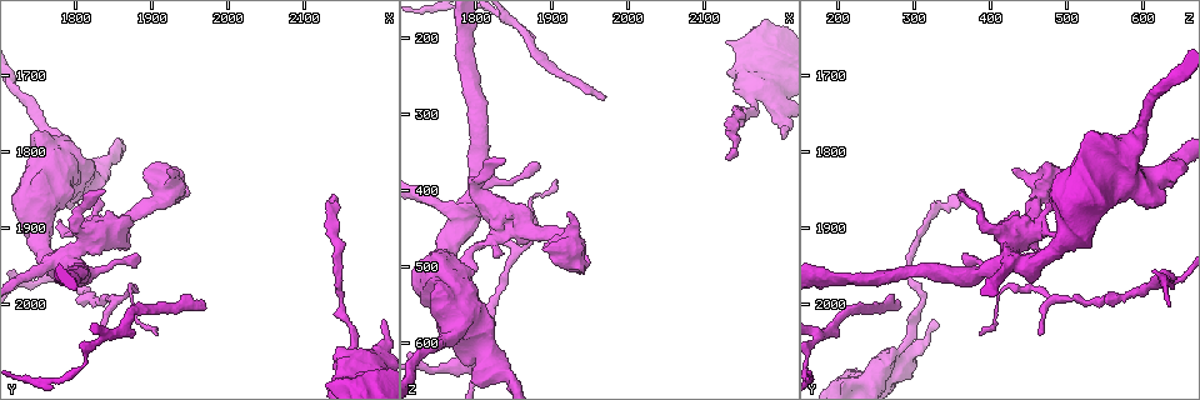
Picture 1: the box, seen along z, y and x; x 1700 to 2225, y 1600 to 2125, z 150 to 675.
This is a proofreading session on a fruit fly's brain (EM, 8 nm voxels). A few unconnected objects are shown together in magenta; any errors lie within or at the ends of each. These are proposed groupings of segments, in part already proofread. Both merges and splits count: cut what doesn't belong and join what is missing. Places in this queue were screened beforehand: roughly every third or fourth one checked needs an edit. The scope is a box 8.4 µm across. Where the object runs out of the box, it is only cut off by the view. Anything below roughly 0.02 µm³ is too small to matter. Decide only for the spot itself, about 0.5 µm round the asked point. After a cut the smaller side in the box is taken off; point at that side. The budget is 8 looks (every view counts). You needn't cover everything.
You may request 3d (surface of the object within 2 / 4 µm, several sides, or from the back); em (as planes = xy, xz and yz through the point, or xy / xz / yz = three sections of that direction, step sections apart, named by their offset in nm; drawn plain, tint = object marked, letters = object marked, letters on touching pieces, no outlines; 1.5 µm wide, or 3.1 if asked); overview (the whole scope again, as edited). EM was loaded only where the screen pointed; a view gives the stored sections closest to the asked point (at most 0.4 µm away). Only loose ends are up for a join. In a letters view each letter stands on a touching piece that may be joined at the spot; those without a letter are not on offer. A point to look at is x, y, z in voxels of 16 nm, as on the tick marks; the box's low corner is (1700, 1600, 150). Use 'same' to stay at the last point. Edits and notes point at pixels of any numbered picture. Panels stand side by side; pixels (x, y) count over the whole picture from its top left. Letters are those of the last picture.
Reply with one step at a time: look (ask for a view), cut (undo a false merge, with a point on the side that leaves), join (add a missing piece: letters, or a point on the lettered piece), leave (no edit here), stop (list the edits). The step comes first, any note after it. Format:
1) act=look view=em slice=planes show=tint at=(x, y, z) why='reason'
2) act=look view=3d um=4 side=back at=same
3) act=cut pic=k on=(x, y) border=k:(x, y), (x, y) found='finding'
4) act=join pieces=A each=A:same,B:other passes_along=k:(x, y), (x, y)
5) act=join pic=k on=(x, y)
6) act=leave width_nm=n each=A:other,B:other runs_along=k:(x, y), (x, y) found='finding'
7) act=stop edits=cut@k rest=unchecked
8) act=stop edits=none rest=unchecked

act=look view=em slice=planes show=letters at=(1835, 1855, 360) why='an open end'

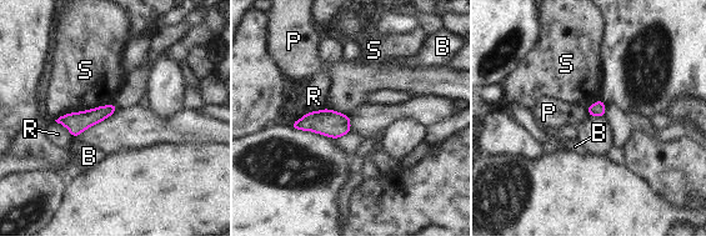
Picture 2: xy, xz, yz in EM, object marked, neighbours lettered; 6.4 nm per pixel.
act=leave each=B:other,P:other,R:other,S:other border=2:(330, 108), (349, 115) found='no lettered piece goes on from it'

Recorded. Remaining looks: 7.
act=look view=em slice=planes show=tint at=(1905, 2040, 385) why='branch stops here'

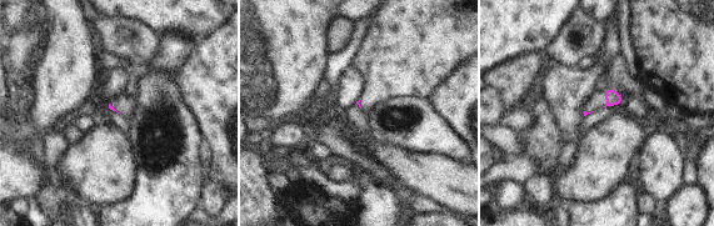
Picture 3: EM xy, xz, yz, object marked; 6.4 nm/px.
act=look view=em slice=planes show=letters at=same

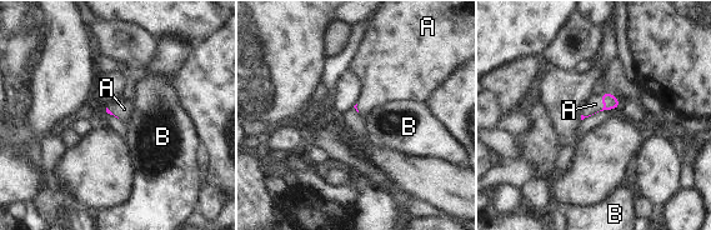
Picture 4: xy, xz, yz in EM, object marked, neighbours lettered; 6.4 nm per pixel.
act=join pieces=A each=A:same,B:other passes_along=4:(610, 101), (597, 111), (595, 104) found='the neuron continues'

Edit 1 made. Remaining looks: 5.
act=look view=3d um=4 at=(1970, 2010, 280) why='free end'

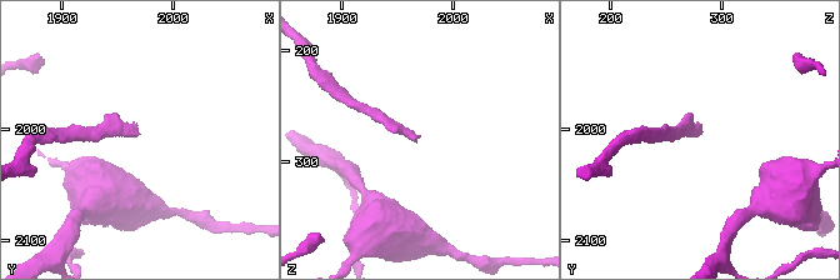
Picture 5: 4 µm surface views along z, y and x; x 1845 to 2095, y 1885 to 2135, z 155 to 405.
act=look view=em slice=planes show=plain at=(1970, 2008, 280)

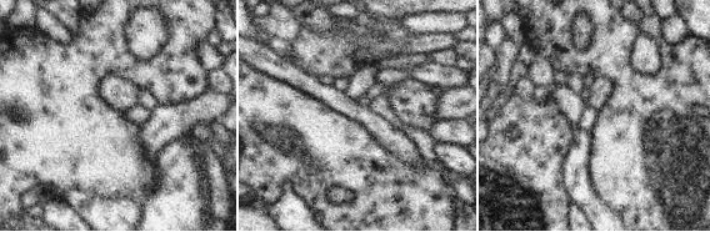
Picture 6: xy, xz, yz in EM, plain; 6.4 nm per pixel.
act=look view=em slice=planes show=letters at=same why='see the neighbours'

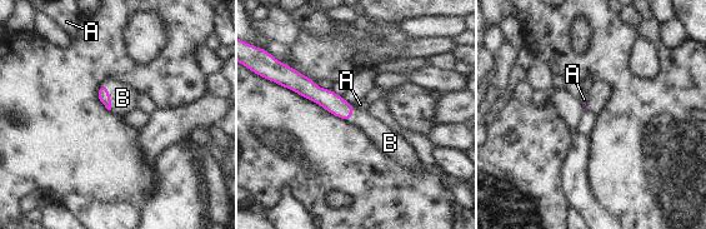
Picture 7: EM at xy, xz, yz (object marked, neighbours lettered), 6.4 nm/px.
act=join pieces=B each=A:other,B:same passes_along=7:(103, 93), (109, 98), (123, 98) found='the neuron continues'

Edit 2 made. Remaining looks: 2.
act=stop edits=join@4,join@7 rest=unchecked

